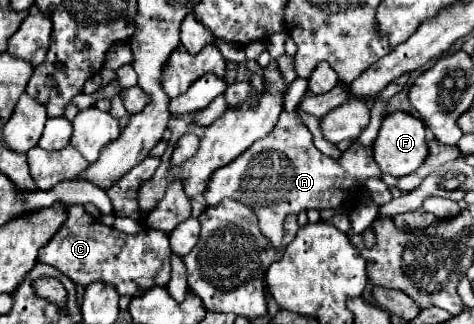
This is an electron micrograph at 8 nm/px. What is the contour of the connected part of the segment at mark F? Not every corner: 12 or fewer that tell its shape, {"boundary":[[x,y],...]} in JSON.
{"boundary":[[385,115],[373,141],[383,173],[409,175],[429,155],[427,127]]}

